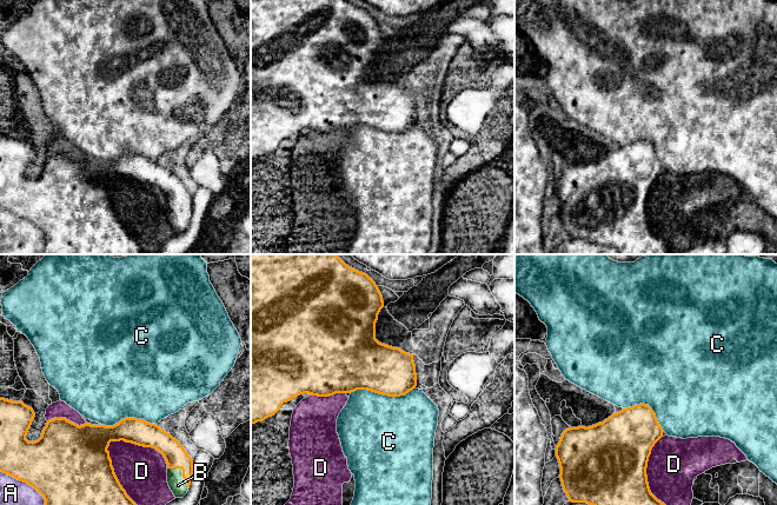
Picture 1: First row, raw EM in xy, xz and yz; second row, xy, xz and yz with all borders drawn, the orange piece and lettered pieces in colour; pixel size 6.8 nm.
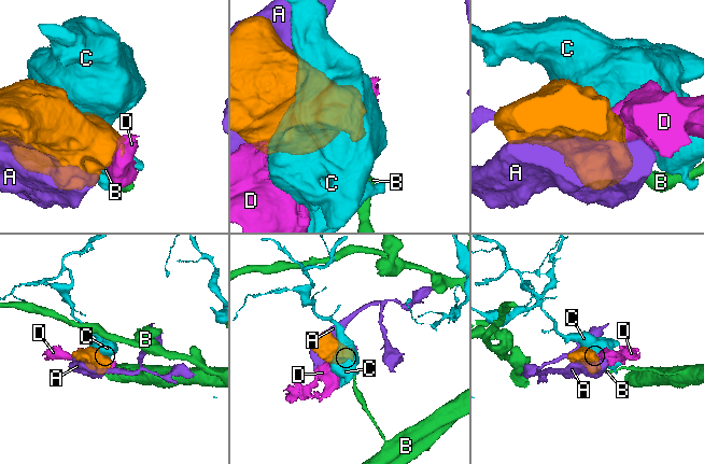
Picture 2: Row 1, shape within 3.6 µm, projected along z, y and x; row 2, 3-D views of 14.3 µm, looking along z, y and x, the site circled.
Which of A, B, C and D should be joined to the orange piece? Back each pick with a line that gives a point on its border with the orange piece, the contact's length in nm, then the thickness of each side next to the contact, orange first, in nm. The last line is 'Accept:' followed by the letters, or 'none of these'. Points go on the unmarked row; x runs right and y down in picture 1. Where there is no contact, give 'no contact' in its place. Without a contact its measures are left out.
B: xy (183, 208) | 200 nm | 160/120 nm
Accept: B

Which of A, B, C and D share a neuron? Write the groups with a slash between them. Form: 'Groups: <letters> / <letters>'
Groups: A / B / C / D

